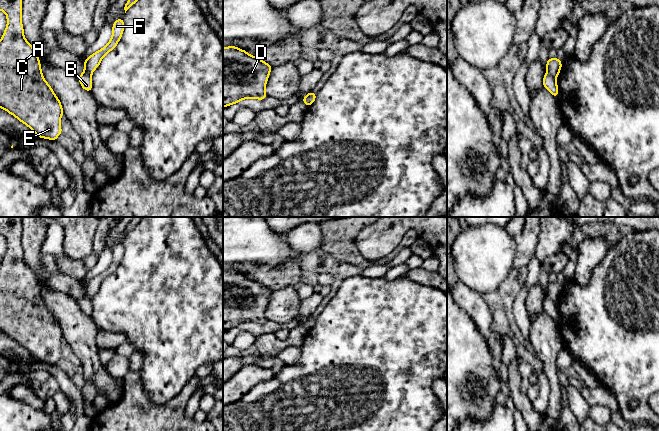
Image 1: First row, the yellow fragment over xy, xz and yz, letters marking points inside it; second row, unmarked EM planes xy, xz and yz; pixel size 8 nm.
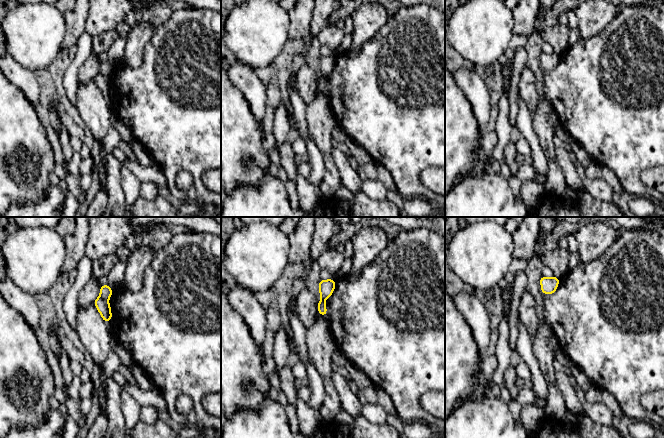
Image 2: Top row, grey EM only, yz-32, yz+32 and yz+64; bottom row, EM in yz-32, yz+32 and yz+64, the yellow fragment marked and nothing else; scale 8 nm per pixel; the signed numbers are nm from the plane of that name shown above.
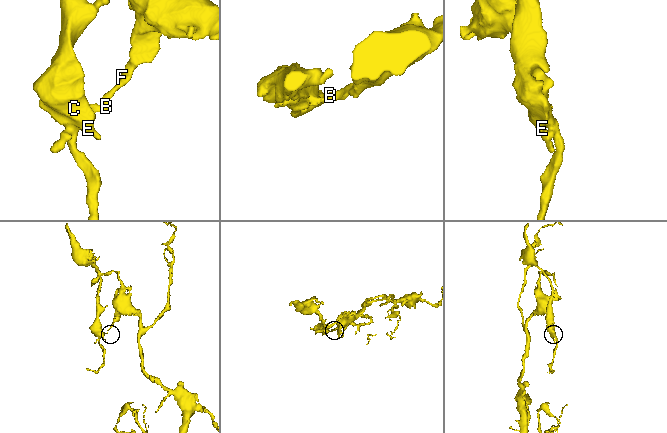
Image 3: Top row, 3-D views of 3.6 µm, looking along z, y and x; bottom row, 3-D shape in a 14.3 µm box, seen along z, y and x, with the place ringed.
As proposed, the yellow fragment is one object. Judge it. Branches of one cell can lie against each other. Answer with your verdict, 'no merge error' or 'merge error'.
merge error

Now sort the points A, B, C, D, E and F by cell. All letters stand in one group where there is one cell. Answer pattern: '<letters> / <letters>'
A B C D E / F

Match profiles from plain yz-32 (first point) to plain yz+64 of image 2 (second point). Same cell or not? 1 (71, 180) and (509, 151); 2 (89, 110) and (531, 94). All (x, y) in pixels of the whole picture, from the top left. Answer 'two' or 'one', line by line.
1: one
2: two

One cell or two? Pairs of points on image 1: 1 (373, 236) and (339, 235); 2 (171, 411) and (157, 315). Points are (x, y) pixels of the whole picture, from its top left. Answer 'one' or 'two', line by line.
1: two
2: two

